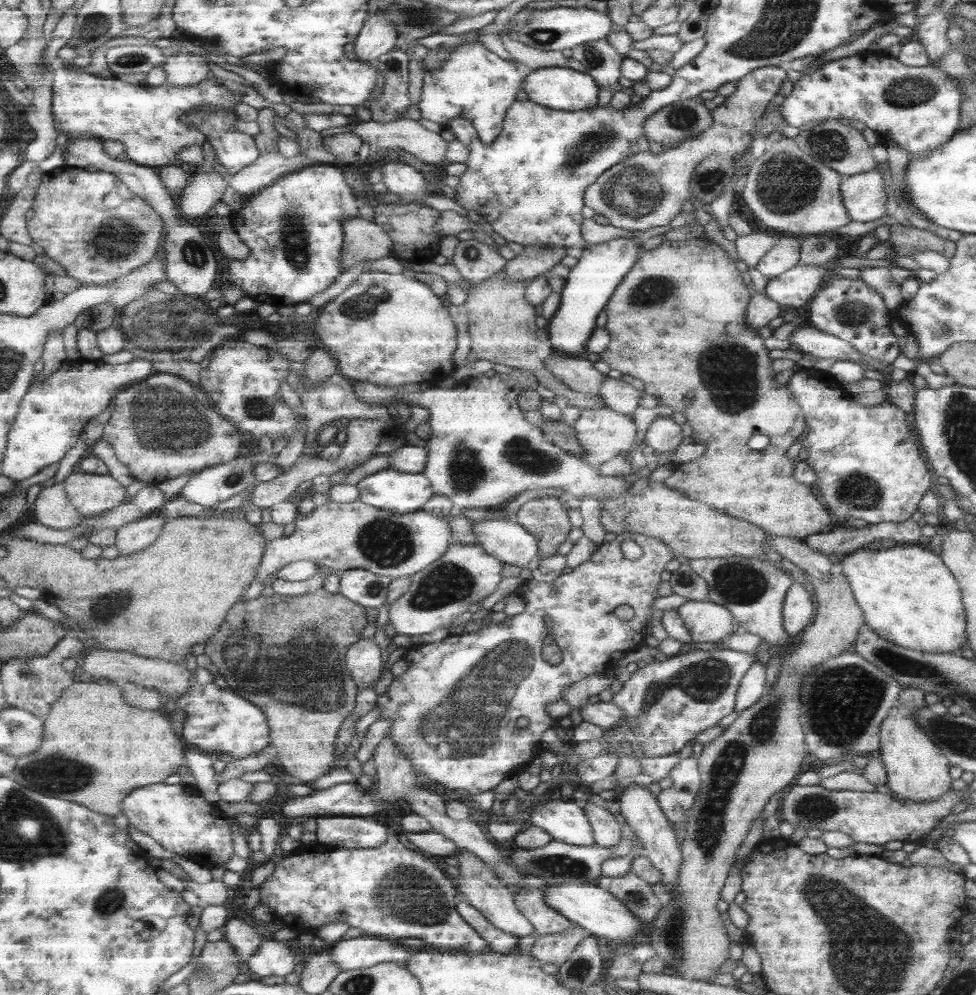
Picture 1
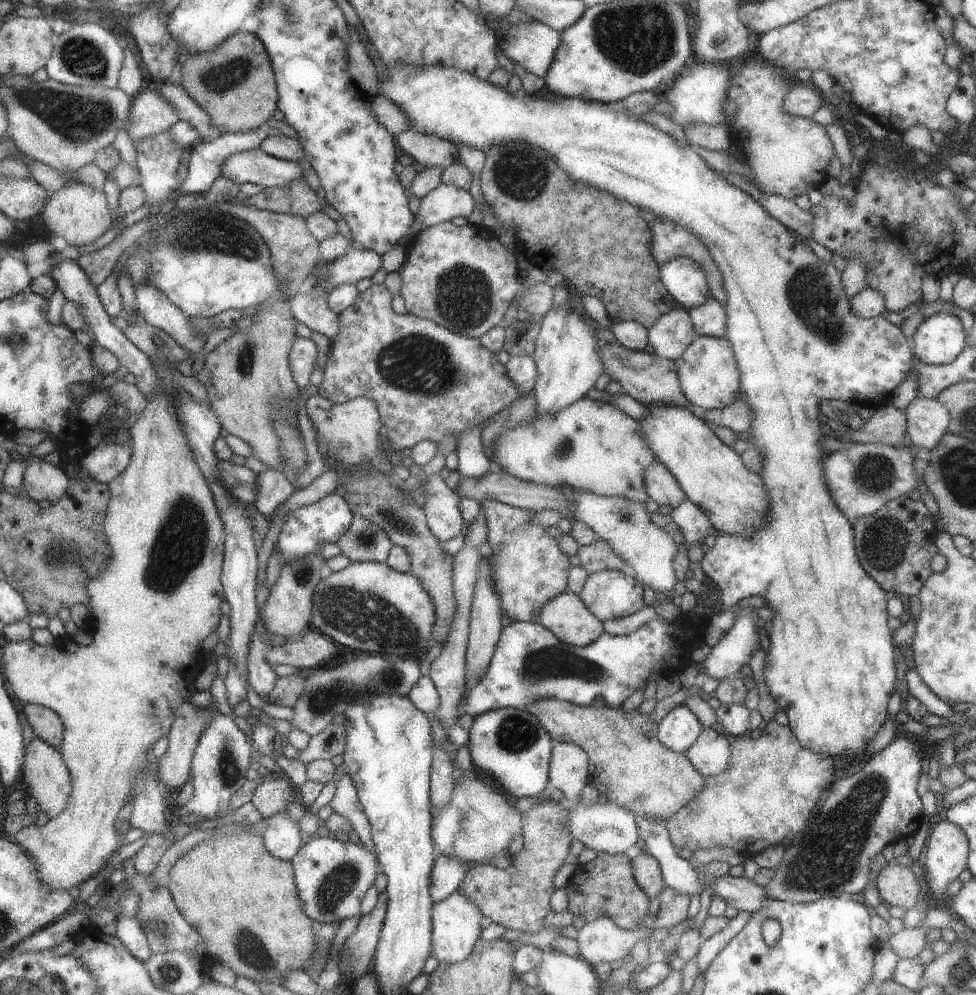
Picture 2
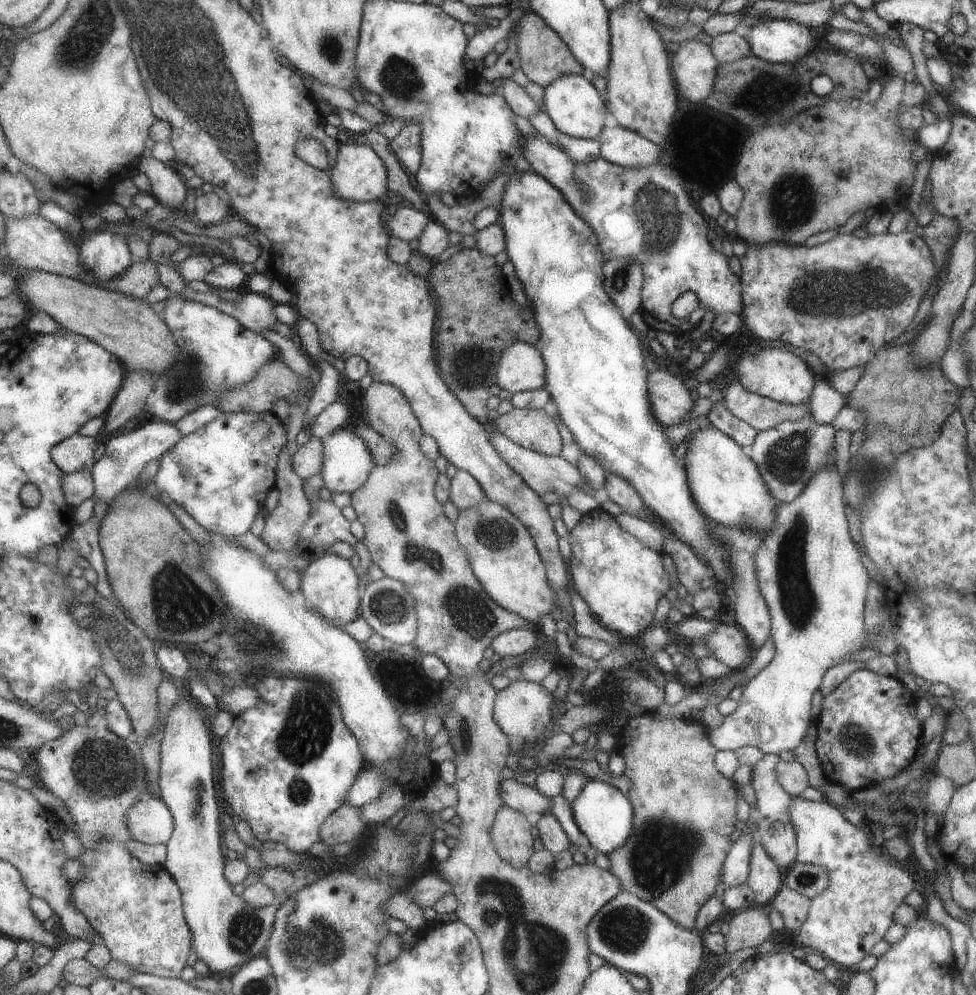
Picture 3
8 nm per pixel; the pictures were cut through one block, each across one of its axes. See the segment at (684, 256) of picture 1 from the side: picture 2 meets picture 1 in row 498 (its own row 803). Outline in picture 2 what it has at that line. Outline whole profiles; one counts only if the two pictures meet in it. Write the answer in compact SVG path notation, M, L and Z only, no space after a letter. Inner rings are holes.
M773 719L767 721L763 731L758 733L755 732L754 735L749 737L735 737L734 741L728 743L729 766L727 766L727 770L723 770L723 772L719 772L719 774L708 776L703 775L703 788L701 788L701 792L699 792L699 794L697 794L691 802L687 802L685 806L681 806L681 808L679 808L673 816L669 816L667 820L659 820L668 833L671 845L676 850L688 848L691 851L696 851L711 847L727 846L734 849L741 855L746 855L752 853L753 851L763 850L765 847L777 846L777 844L780 844L784 839L791 842L795 840L795 838L799 838L800 834L810 824L813 816L815 815L821 796L825 794L829 784L833 782L837 775L831 757L821 754L821 752L811 752L811 750L807 750L807 748L801 748L801 746L797 743L795 736L791 733L791 730L787 726L779 726L779 724L776 724Z

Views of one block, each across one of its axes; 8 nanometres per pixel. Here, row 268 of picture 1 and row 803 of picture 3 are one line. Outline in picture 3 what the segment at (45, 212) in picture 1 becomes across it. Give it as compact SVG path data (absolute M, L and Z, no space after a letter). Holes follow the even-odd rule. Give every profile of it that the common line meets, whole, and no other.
M77 725L59 740L45 744L36 756L43 789L59 798L77 825L81 854L74 859L85 866L81 880L73 883L73 906L85 914L89 924L104 939L113 960L125 962L136 973L147 973L163 978L180 979L183 968L193 952L193 934L185 920L182 891L171 873L163 866L150 866L129 852L133 834L129 830L129 812L143 800L153 797L147 791L148 778L141 743L122 738L104 725Z

